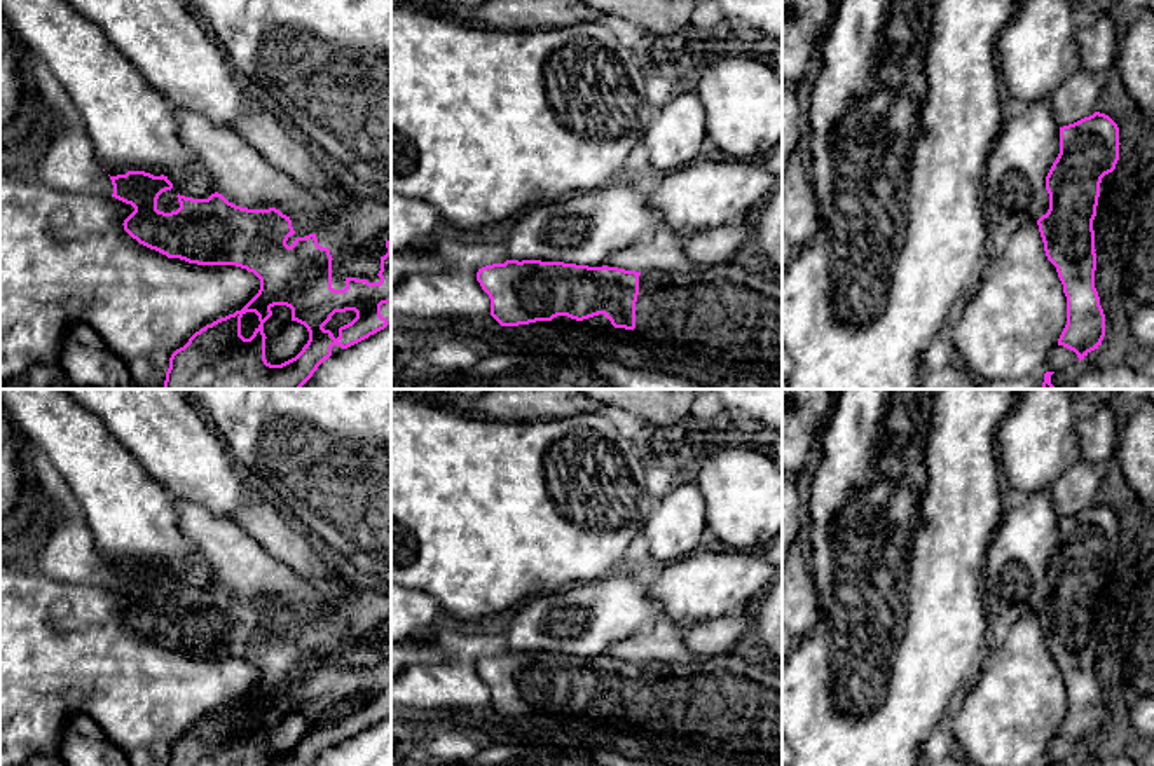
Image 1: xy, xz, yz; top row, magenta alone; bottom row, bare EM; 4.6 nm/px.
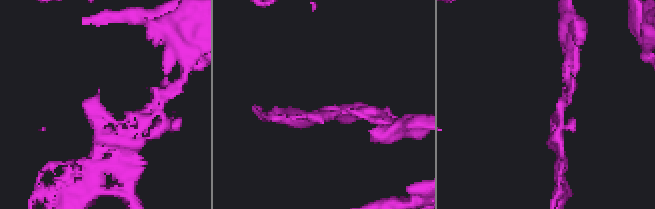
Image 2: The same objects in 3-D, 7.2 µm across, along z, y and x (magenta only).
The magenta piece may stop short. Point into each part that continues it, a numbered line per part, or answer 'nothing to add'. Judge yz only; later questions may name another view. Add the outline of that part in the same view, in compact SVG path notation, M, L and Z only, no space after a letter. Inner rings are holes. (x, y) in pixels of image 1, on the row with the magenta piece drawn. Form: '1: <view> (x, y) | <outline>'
nothing to add

